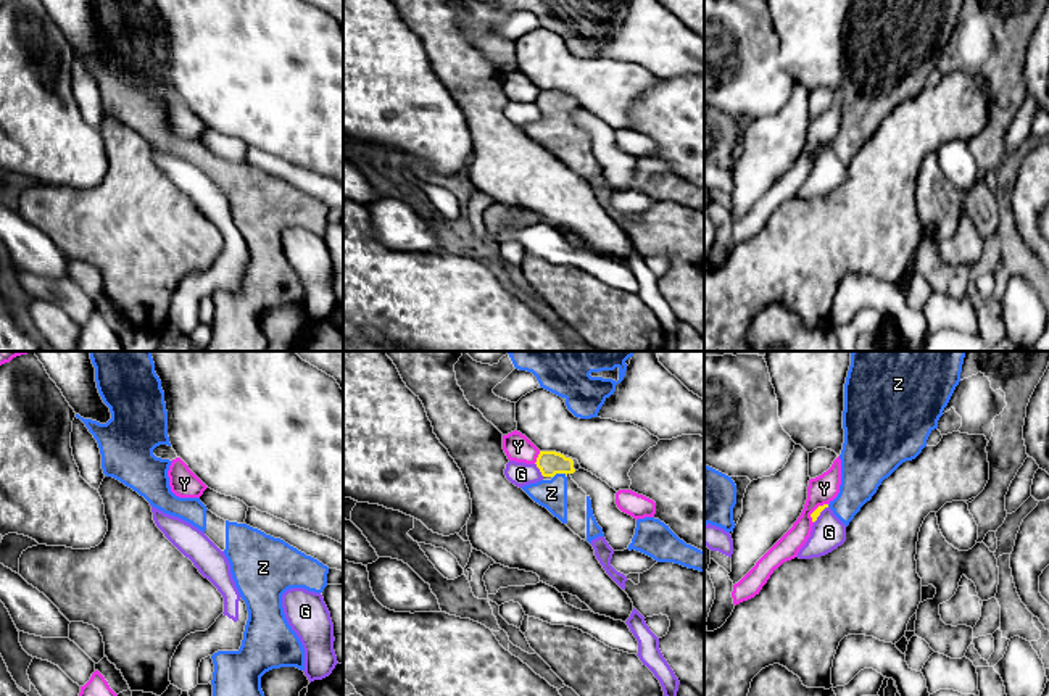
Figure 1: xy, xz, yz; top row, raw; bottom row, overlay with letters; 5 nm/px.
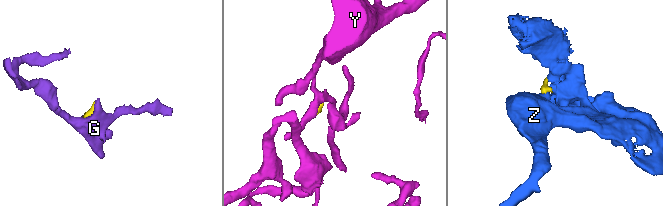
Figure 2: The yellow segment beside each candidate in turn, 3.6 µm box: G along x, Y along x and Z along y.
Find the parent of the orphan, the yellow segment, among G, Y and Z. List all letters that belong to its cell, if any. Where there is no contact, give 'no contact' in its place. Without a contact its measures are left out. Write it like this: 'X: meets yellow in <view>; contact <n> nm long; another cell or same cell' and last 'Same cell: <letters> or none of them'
G: meets yellow in xz; contact 80 nm long; another cell
Y: meets yellow in xz; contact 70 nm long; another cell
Z: meets yellow in xz; contact 70 nm long; same cell
Same cell: Z

